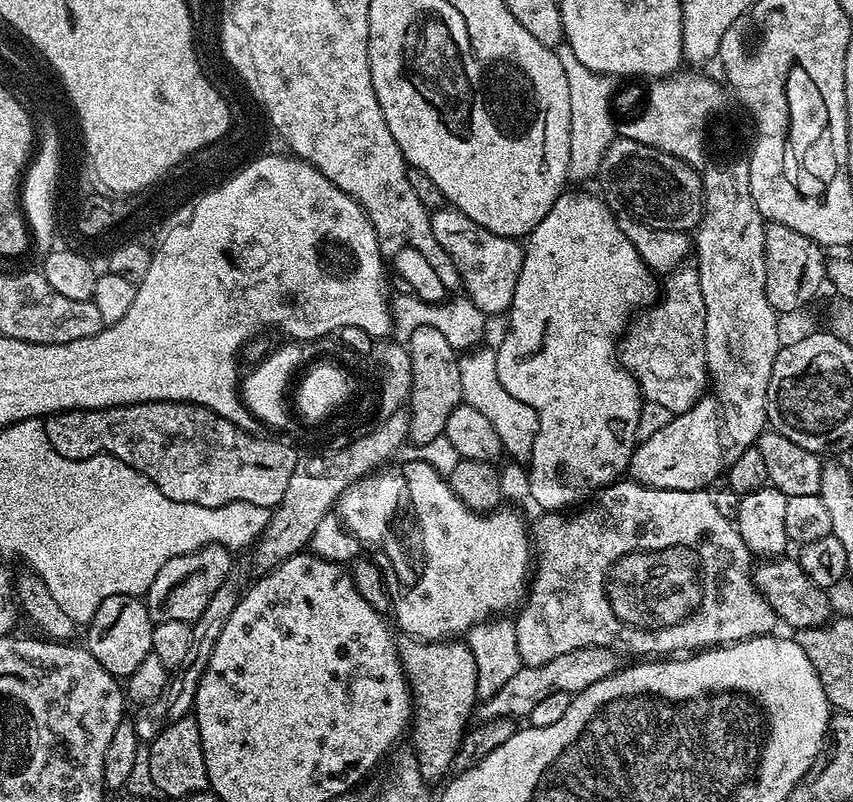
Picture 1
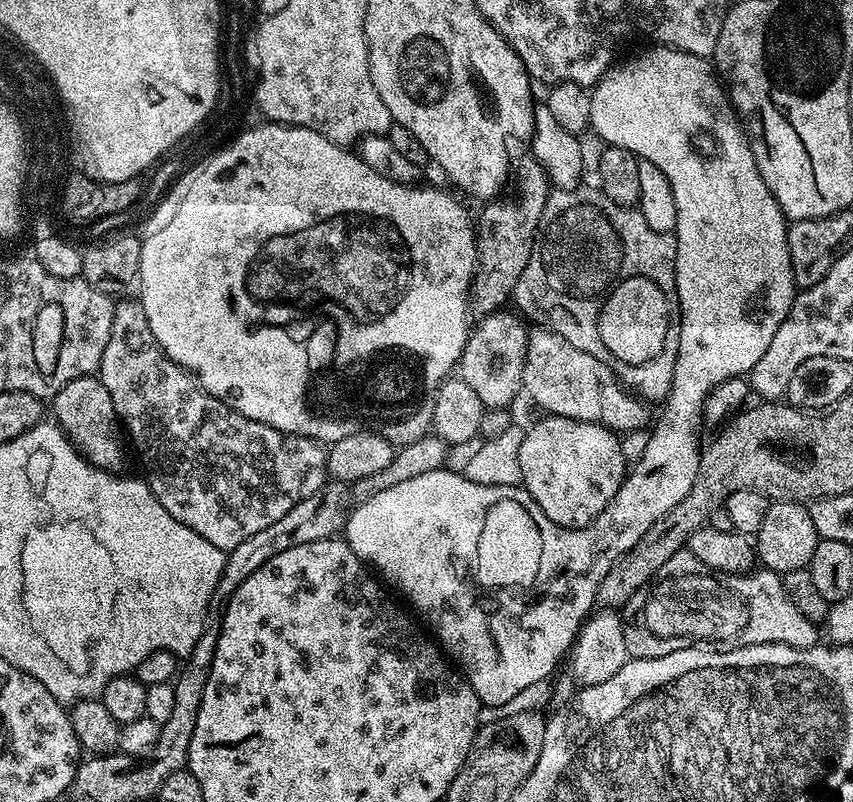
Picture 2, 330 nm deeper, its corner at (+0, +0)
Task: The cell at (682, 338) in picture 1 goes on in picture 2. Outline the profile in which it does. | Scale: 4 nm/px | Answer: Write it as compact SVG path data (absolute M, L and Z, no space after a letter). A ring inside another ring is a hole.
M599 187L556 188L549 191L548 201L540 219L540 228L536 232L536 244L532 247L530 262L526 262L526 270L522 270L522 278L518 278L518 286L514 293L514 304L529 321L541 328L548 328L554 334L566 338L570 346L578 346L578 350L586 350L586 354L594 354L598 362L606 362L614 374L628 391L635 393L645 402L652 400L667 401L670 386L674 382L674 362L678 358L680 345L680 325L672 322L666 334L665 345L661 353L652 361L640 365L623 364L612 356L610 350L602 342L599 334L599 316L602 302L611 294L612 289L620 283L622 277L644 276L660 284L667 294L676 291L676 238L671 232L650 230L646 226L646 218L635 208L623 208L621 204L610 202Z

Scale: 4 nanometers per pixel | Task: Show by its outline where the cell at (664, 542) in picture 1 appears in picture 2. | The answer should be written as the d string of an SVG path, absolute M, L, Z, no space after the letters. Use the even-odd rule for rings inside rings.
M687 550L674 554L662 570L648 585L646 590L635 592L628 599L628 603L622 609L624 633L628 643L629 657L637 660L665 656L671 652L677 652L683 648L695 648L697 646L719 646L721 649L745 648L755 644L785 644L791 648L815 648L822 632L818 629L817 621L806 618L784 589L784 581L775 572L761 571L760 589L755 592L752 588L739 588L736 584L723 584L721 577L694 554Z

